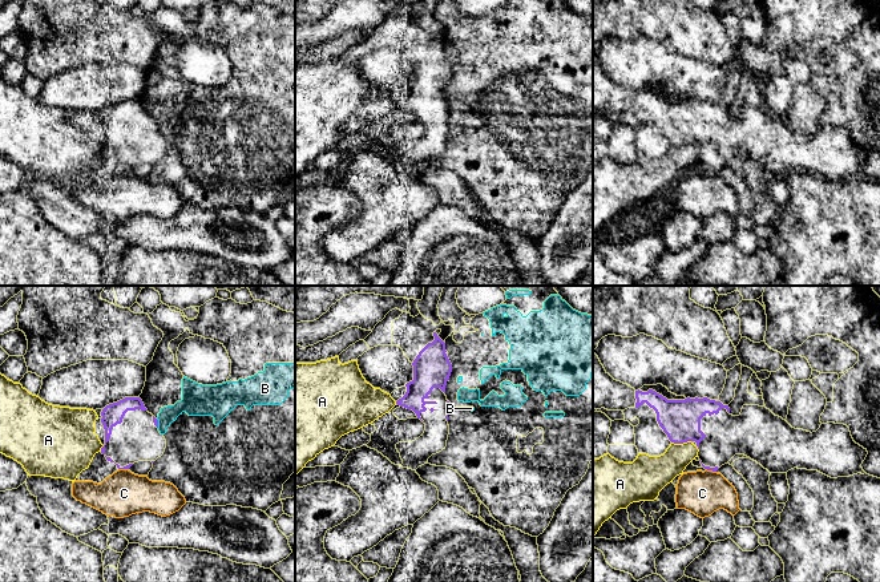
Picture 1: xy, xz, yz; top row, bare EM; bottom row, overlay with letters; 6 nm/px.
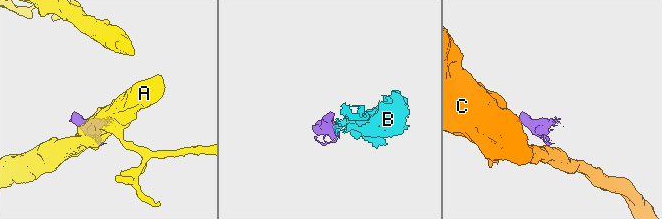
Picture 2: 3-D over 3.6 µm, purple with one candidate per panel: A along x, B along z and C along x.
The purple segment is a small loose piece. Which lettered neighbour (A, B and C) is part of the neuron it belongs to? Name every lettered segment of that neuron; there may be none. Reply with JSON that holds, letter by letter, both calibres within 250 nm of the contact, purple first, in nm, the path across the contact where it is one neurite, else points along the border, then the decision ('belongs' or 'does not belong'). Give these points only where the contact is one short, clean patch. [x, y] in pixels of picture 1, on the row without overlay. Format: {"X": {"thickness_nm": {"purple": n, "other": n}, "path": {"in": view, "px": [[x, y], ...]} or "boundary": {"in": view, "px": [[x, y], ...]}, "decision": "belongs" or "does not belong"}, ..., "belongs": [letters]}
{"A": {"thickness_nm": {"purple": 240, "other": 220}, "decision": "does not belong"}, "B": {"thickness_nm": {"purple": 30, "other": 150}, "boundary": {"in": "xy", "px": [[156, 121], [158, 129]]}, "decision": "does not belong"}, "C": {"thickness_nm": {"purple": 30, "other": 260}, "decision": "does not belong"}, "belongs": []}

